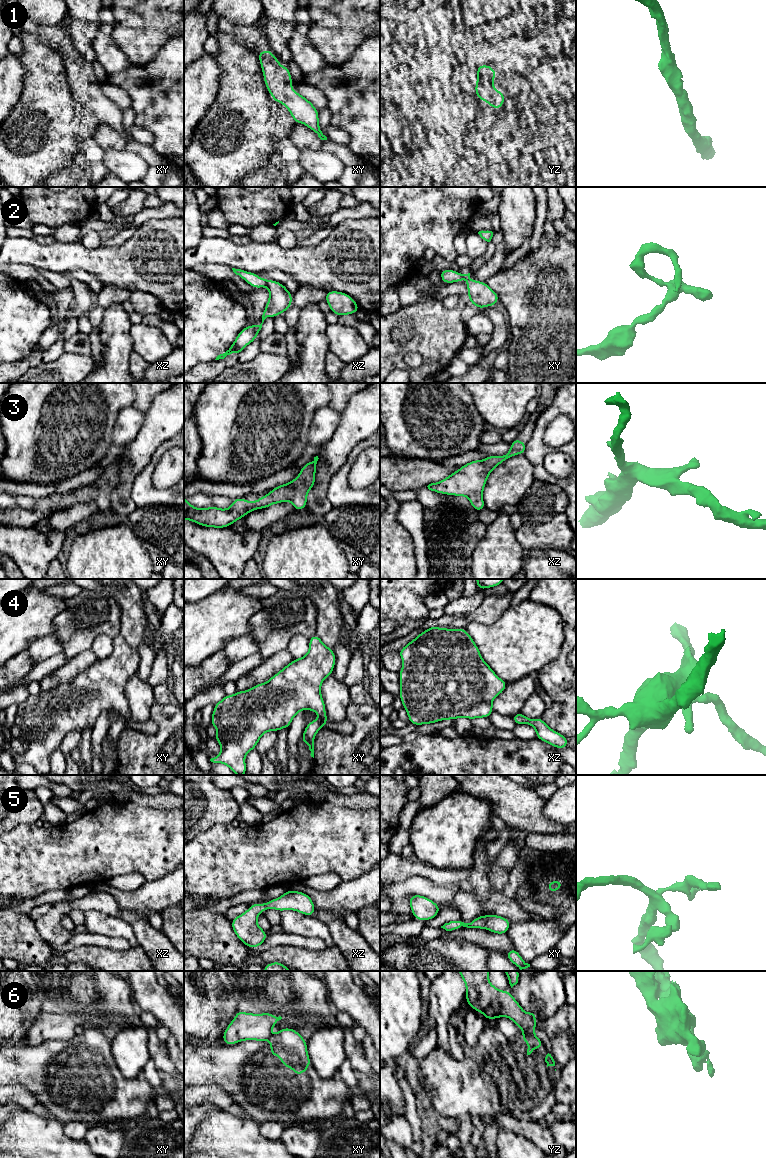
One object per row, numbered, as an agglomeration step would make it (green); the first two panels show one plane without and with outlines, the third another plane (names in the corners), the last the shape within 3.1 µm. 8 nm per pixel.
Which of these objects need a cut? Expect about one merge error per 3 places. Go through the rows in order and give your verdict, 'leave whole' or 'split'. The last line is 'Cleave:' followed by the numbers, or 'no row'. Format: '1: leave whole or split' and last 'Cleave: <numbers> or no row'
1: leave whole
2: split
3: leave whole
4: leave whole
5: leave whole
6: split
Cleave: 2, 6

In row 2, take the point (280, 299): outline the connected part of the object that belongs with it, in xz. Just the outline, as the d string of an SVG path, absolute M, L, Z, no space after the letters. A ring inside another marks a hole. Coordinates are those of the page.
M268 279L268 280L267 280L267 287L268 287L269 295L270 295L270 296L269 296L268 302L267 302L267 304L266 304L266 307L265 307L264 312L263 312L263 315L262 315L262 323L261 323L260 325L255 325L255 324L254 324L254 325L250 325L250 326L248 326L248 327L243 328L243 329L239 332L239 334L237 335L235 341L234 341L233 344L229 347L229 349L228 349L225 353L218 355L215 360L224 359L227 355L230 355L230 354L232 354L232 353L237 353L238 355L240 355L240 353L242 352L242 350L243 350L247 345L249 345L250 343L252 343L253 341L256 340L256 336L260 333L260 330L261 330L261 328L262 328L262 324L263 324L264 320L265 320L267 317L275 318L277 315L279 315L279 314L281 314L281 313L284 313L287 309L289 309L289 308L292 306L292 297L293 297L293 296L292 296L292 294L288 291L288 289L287 289L283 284L281 284L280 282L277 282L277 281L269 280L269 279Z

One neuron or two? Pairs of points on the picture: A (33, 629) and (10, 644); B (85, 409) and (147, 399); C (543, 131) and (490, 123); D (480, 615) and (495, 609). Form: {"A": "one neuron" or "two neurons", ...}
{"A": "one neuron", "B": "two neurons", "C": "two neurons", "D": "one neuron"}

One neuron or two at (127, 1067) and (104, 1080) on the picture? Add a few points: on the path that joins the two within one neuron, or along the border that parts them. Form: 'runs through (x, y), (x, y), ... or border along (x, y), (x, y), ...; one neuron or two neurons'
border along (142, 1070), (135, 1077), (125, 1078); two neurons

